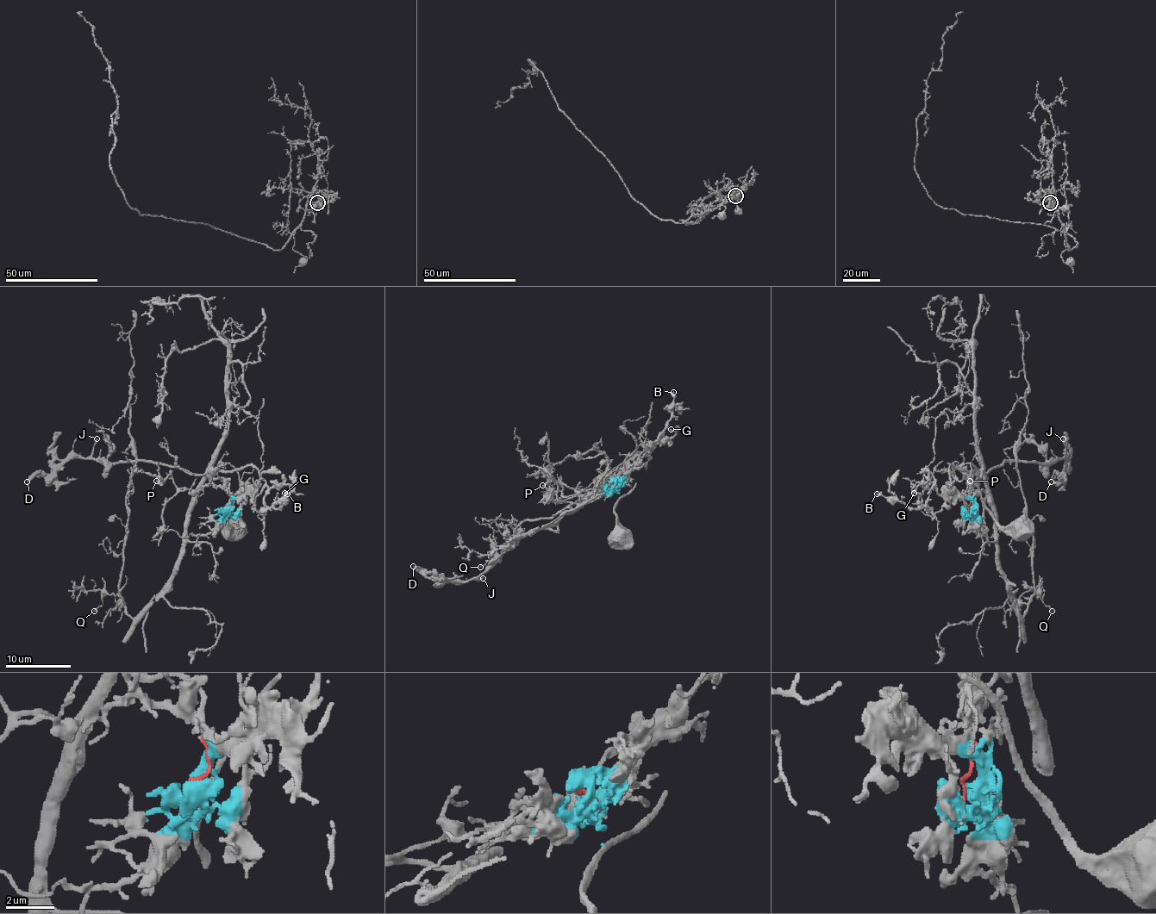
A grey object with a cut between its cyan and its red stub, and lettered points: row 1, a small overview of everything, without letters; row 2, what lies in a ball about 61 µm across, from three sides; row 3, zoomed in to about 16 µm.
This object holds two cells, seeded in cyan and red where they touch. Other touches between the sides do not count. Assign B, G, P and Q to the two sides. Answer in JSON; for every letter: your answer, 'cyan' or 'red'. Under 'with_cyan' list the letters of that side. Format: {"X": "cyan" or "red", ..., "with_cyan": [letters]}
{"B": "cyan", "G": "cyan", "P": "red", "Q": "red", "with_cyan": ["B", "G"]}

